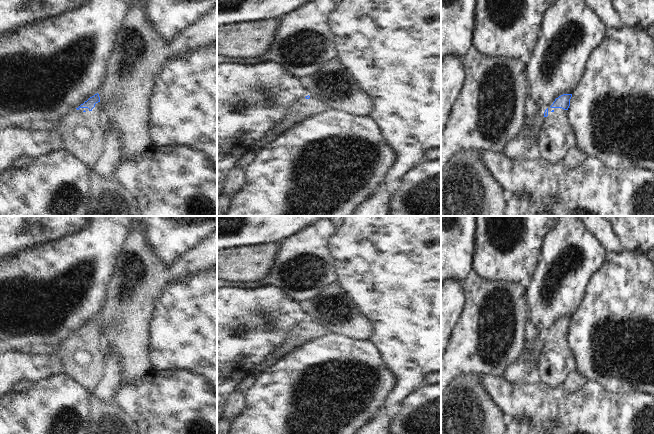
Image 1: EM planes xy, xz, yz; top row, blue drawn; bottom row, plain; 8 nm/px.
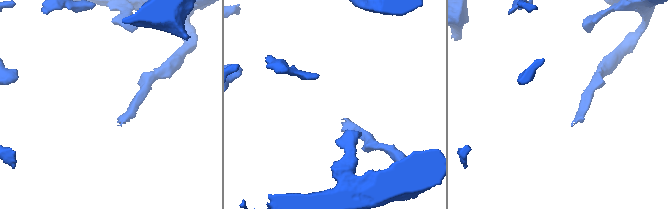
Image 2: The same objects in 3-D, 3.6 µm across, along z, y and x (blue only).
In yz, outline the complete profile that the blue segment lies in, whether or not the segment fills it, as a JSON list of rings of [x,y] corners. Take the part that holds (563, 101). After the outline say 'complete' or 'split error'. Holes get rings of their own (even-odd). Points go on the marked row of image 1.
[[[563,94],[555,99],[553,104],[550,106],[551,108],[562,108],[564,110],[568,110],[570,106],[570,99],[572,94]]]; complete

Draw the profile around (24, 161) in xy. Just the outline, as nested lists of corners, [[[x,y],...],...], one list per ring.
[[[23,156],[16,160],[16,162],[13,164],[13,168],[24,168],[28,165],[30,165],[34,161],[34,158],[30,156]]]

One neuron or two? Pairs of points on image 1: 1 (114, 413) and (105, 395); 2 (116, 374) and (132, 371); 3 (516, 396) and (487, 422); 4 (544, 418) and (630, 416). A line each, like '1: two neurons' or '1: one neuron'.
1: two neurons
2: two neurons
3: two neurons
4: one neuron

